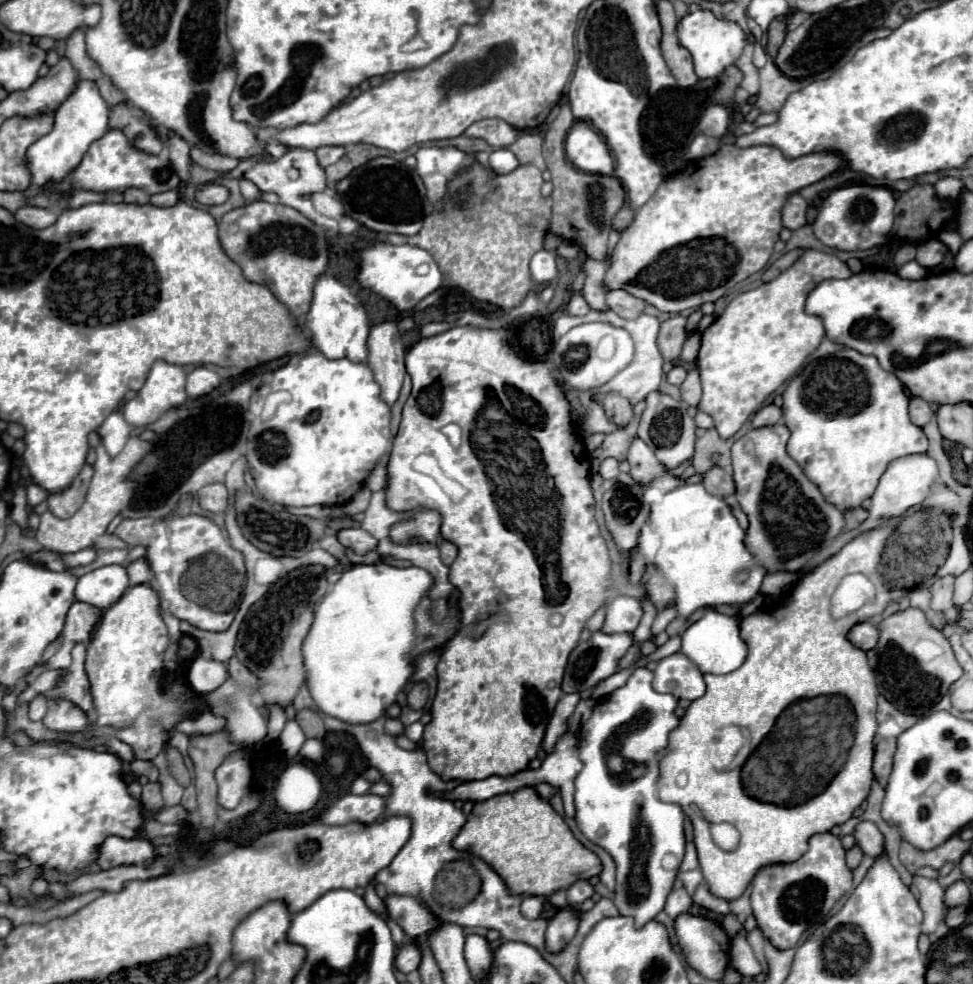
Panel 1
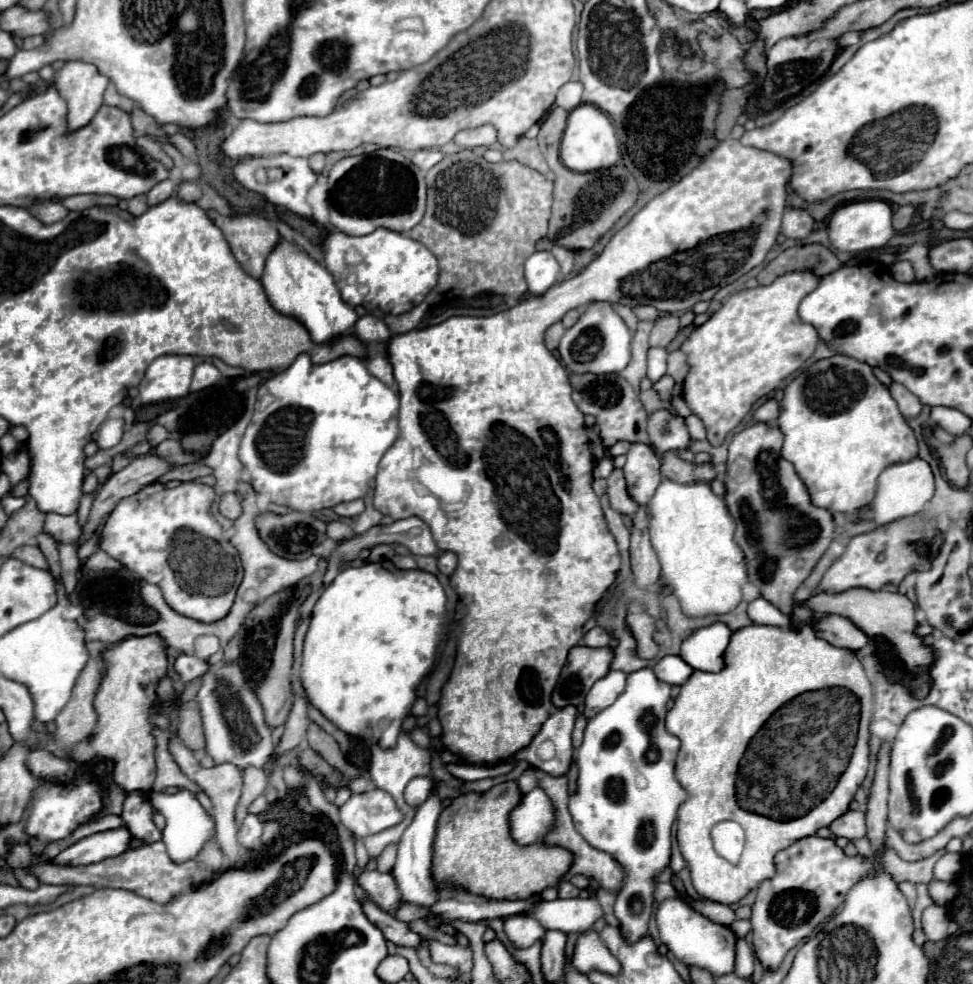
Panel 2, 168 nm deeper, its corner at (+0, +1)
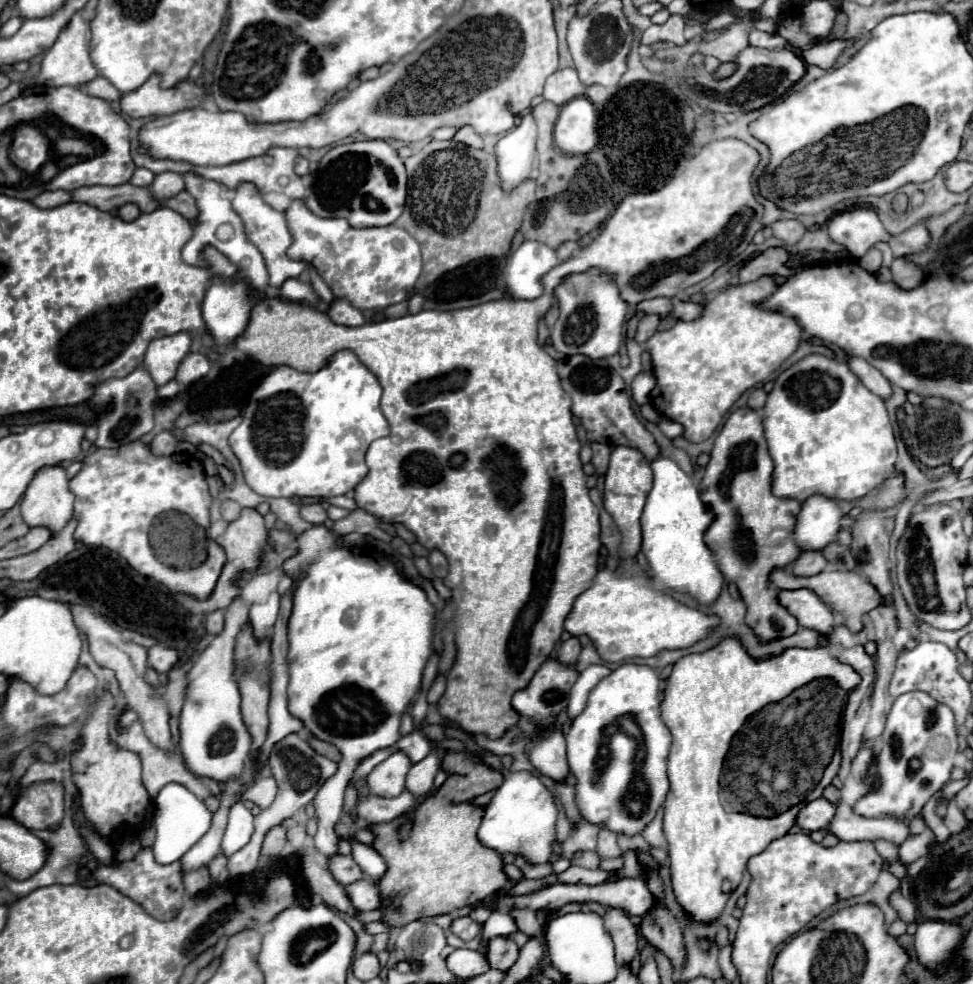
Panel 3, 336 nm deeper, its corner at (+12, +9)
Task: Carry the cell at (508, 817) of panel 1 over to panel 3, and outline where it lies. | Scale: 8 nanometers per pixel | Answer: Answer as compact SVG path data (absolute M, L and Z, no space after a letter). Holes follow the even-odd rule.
M430 797L410 817L402 815L386 825L368 825L374 833L370 847L380 853L388 865L384 877L376 883L382 897L380 921L394 929L420 917L450 915L494 895L508 883L502 871L502 855L484 847L476 837L482 813L484 807L474 807L470 803L442 803L440 797ZM406 819L412 819L412 833L402 841L398 829Z

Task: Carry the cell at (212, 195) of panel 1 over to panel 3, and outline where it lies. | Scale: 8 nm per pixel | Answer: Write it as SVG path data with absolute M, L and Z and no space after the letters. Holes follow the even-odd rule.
M166 171L166 173L156 175L148 189L150 189L150 193L152 193L152 197L154 197L156 201L170 199L170 197L178 195L178 193L184 189L184 177L182 177L180 173Z

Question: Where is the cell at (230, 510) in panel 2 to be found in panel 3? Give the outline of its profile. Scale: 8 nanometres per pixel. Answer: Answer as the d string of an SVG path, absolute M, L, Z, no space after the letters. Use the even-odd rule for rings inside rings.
M224 501L222 503L222 517L224 521L236 521L238 519L238 513L242 511L242 507L236 503L236 501Z

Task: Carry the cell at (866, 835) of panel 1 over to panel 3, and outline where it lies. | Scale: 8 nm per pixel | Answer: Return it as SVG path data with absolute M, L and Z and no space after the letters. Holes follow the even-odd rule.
M814 799L806 803L796 817L796 825L802 831L816 831L816 829L826 829L830 819L834 815L834 805L826 799Z

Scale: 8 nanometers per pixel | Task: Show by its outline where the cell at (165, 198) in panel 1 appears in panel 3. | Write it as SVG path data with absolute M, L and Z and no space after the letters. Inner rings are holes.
M134 169L132 177L130 177L130 183L136 185L136 187L148 187L154 179L154 173L148 171L148 169Z

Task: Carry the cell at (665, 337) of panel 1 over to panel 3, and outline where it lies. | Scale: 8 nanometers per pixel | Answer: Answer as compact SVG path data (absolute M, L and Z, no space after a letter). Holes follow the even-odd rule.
M644 315L638 323L638 329L636 329L636 335L634 335L634 341L636 343L644 343L648 337L652 337L658 329L658 323L660 323L660 317L658 315Z

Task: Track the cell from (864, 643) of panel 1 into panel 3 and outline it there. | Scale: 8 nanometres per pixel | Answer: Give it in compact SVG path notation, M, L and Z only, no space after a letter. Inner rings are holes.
M782 589L778 593L778 601L786 607L802 627L816 629L816 631L830 631L832 629L832 611L822 599L810 589Z

